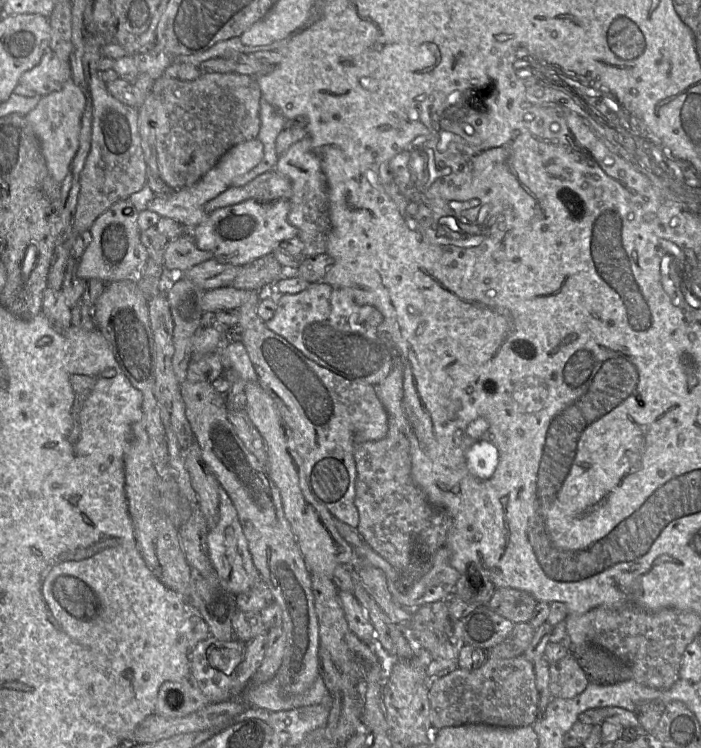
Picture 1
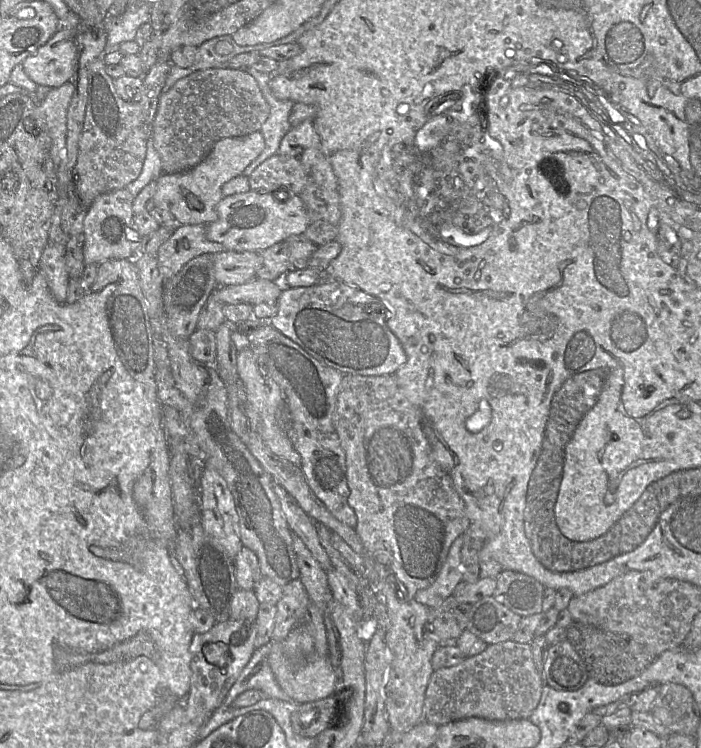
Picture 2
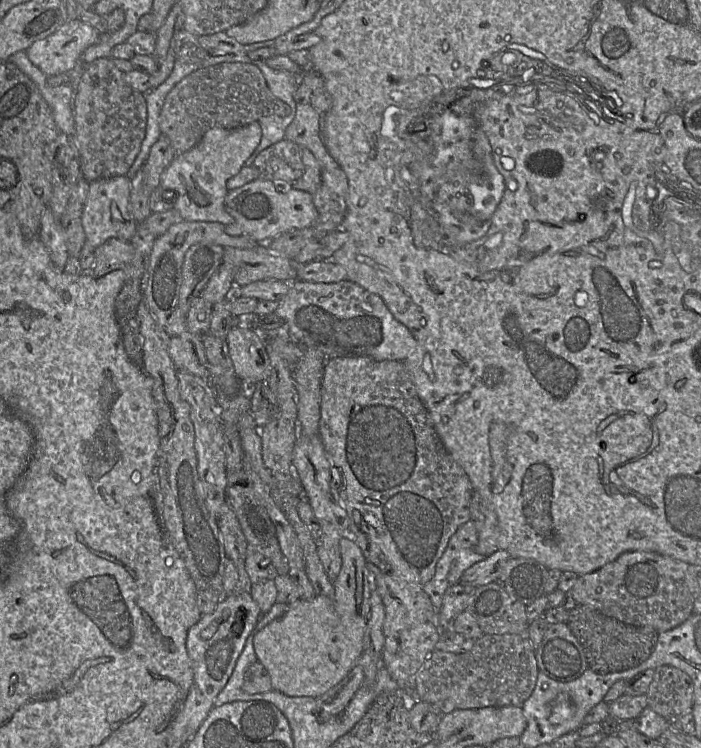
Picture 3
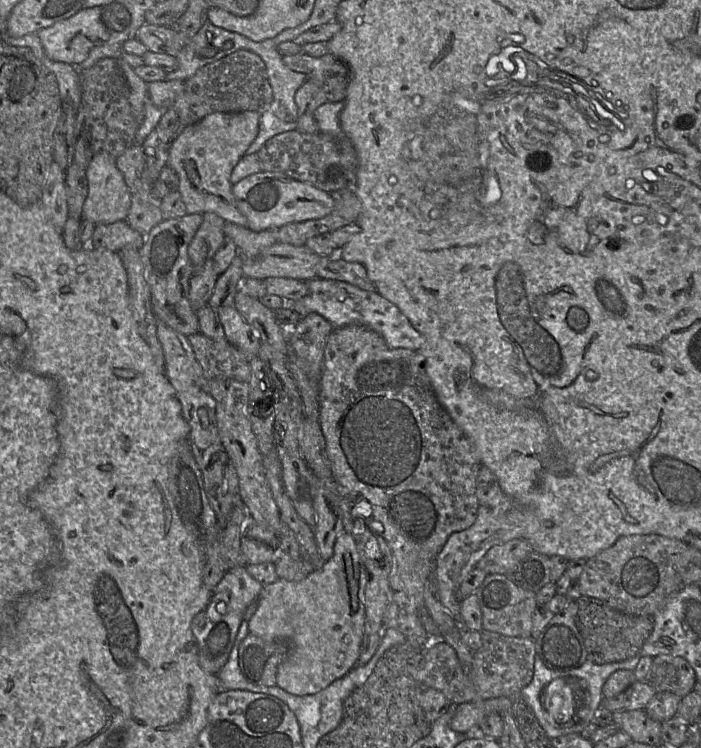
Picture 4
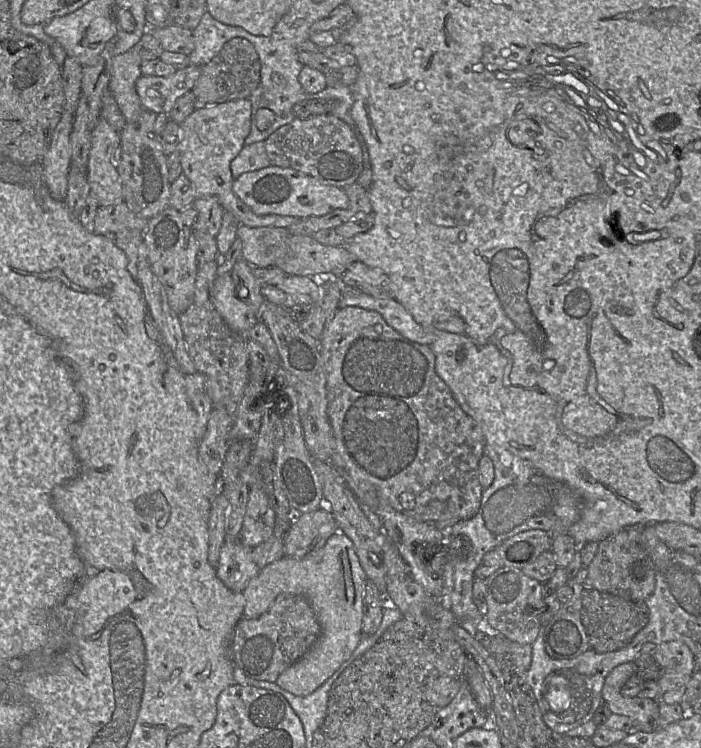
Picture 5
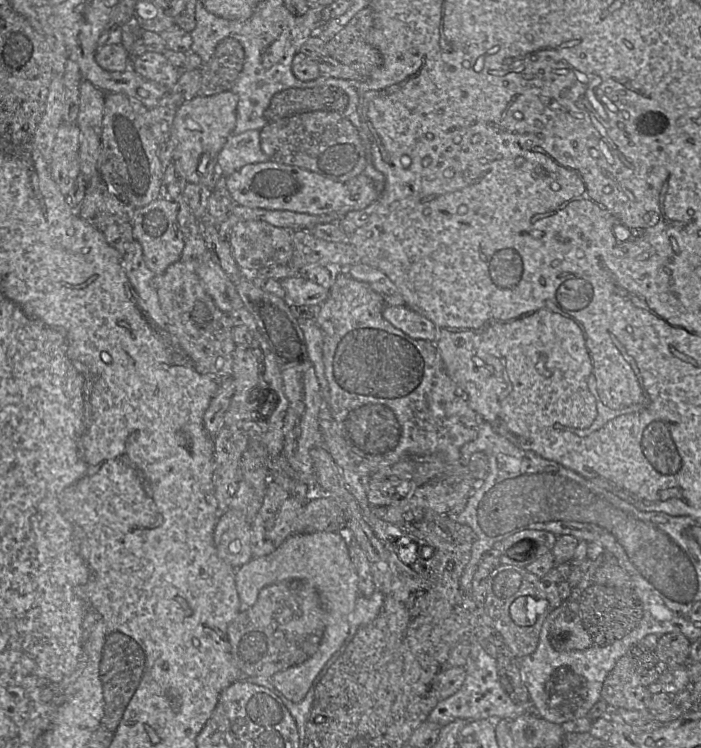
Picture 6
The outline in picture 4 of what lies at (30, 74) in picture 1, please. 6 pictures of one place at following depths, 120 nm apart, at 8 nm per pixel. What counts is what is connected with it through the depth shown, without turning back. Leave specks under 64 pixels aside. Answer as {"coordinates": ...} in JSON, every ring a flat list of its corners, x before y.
{"coordinates":[[99,6,82,8,72,17,38,31,36,34,41,41,46,56,53,61,73,66,81,64,94,47,103,45,109,38,110,31,102,20,101,11,102,7]]}

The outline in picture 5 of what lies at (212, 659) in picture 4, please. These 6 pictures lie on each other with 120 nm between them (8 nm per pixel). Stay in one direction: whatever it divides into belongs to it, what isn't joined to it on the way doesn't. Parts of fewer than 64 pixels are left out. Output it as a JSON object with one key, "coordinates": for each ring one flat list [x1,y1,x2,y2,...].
{"coordinates":[[239,540,225,541,216,574,228,589,242,593,259,570,253,561,251,548,245,547]]}

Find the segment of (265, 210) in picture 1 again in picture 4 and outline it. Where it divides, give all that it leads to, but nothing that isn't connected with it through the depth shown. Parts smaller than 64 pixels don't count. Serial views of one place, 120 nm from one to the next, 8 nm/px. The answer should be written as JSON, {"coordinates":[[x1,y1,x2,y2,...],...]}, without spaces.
{"coordinates":[[259,172,232,186,239,210,246,216,247,227,255,232,278,230,280,227,307,220,320,219,333,211,337,196,283,173]]}

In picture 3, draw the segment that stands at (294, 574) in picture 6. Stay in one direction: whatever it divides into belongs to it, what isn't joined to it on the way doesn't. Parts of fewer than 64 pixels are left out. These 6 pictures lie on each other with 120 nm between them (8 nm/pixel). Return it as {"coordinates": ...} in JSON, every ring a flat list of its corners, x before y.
{"coordinates":[[350,536,339,543,341,569,332,582,332,597,316,595,288,605,285,614,253,636,258,661,271,678,272,689,291,697,318,698,335,687,358,664,370,614,370,571]]}

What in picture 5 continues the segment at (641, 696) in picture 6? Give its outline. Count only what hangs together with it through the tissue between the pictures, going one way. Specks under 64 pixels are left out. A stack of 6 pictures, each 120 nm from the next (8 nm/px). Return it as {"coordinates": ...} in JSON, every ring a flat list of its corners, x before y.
{"coordinates":[[633,662,615,667,605,678,602,688,603,704,612,714,622,715,634,721,634,731,653,732,659,728,659,707,655,700,640,697,624,697,621,689,636,674]]}

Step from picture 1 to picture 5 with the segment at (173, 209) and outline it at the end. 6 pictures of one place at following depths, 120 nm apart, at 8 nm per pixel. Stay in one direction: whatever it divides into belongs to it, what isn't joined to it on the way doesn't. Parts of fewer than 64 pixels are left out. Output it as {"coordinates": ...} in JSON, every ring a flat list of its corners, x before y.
{"coordinates":[[236,99,228,102,194,109,179,124,179,136,176,150,179,152,182,173,195,189,195,197,215,197,224,211,230,212,239,224,248,227,280,227,287,229,300,219,294,216,257,215,233,192,231,161,240,153,245,139,251,131,252,105,248,99]]}

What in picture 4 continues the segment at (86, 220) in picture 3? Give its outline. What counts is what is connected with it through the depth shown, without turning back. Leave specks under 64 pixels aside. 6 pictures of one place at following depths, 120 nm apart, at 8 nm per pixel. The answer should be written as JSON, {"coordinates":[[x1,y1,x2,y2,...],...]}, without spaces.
{"coordinates":[[107,152,93,154,87,166,86,175,88,195,83,206,83,218,95,225,127,220,131,195,122,172,116,166,115,158]]}

